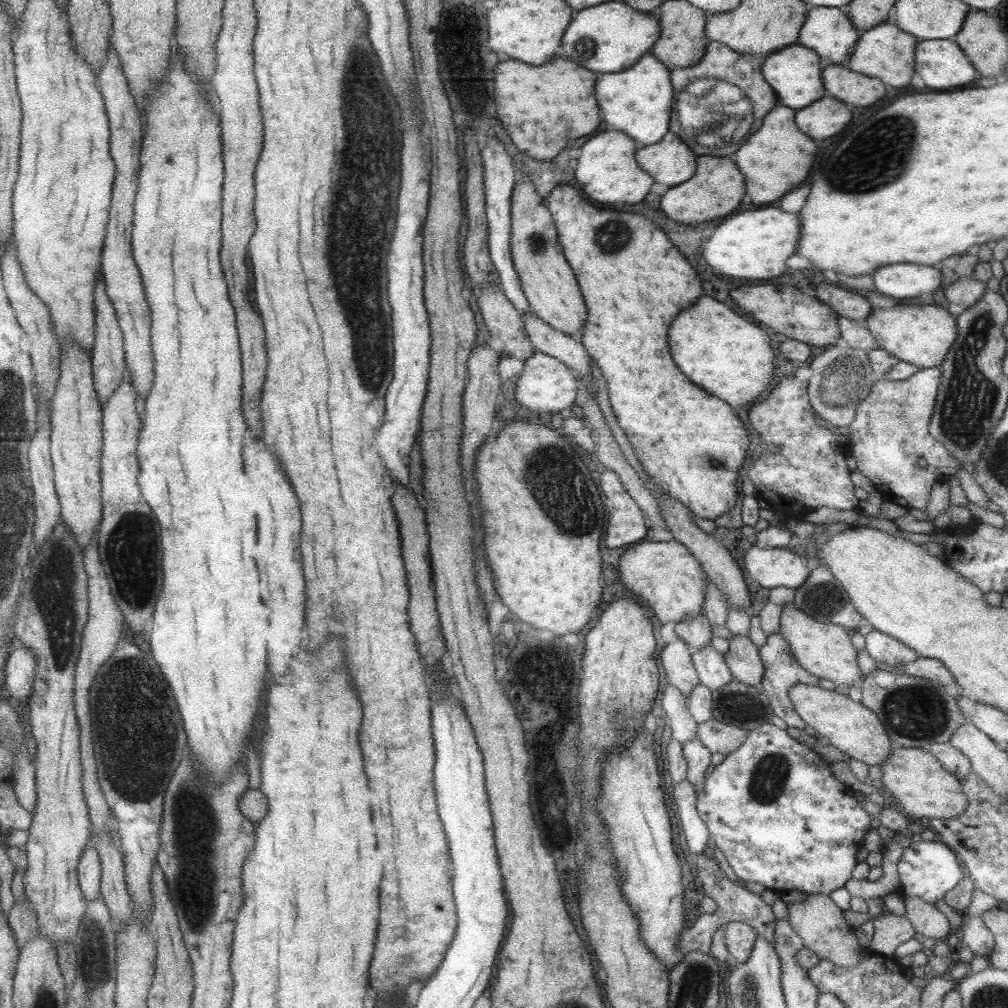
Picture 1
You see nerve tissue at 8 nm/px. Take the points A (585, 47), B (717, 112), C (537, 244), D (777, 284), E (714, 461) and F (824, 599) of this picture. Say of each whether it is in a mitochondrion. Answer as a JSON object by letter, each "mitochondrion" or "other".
{"A":"mitochondrion","B":"mitochondrion","C":"mitochondrion","D":"other","E":"mitochondrion","F":"mitochondrion"}

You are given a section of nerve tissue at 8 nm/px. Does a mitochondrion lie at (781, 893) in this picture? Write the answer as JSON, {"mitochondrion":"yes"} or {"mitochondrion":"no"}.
{"mitochondrion":"no"}

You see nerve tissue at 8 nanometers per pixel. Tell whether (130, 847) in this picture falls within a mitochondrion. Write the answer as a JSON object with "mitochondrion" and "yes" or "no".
{"mitochondrion":"no"}

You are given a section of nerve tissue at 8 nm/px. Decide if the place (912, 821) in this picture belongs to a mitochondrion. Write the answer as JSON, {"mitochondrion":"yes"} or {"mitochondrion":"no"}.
{"mitochondrion":"no"}

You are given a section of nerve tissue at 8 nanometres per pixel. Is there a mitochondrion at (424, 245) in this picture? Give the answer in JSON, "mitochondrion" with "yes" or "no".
{"mitochondrion":"no"}

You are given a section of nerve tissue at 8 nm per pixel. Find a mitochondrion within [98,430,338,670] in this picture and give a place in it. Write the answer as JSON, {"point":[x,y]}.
{"point":[129,548]}

